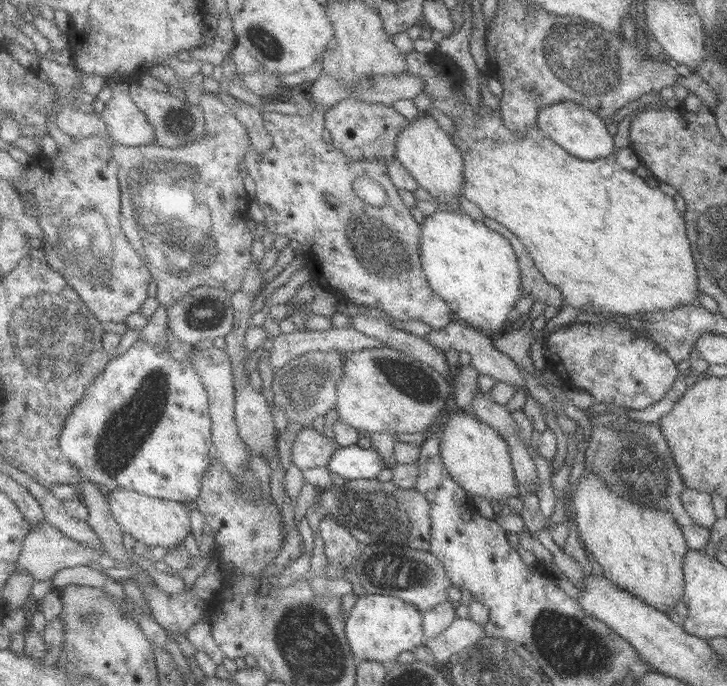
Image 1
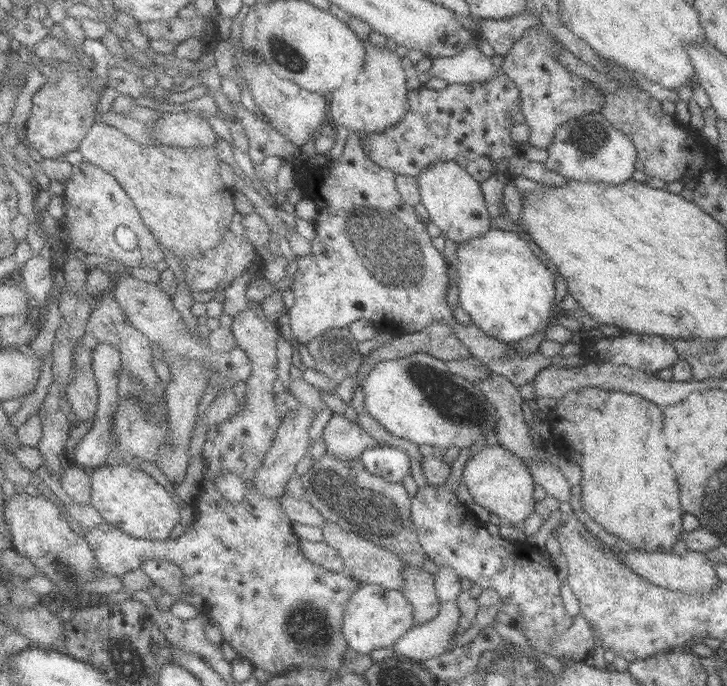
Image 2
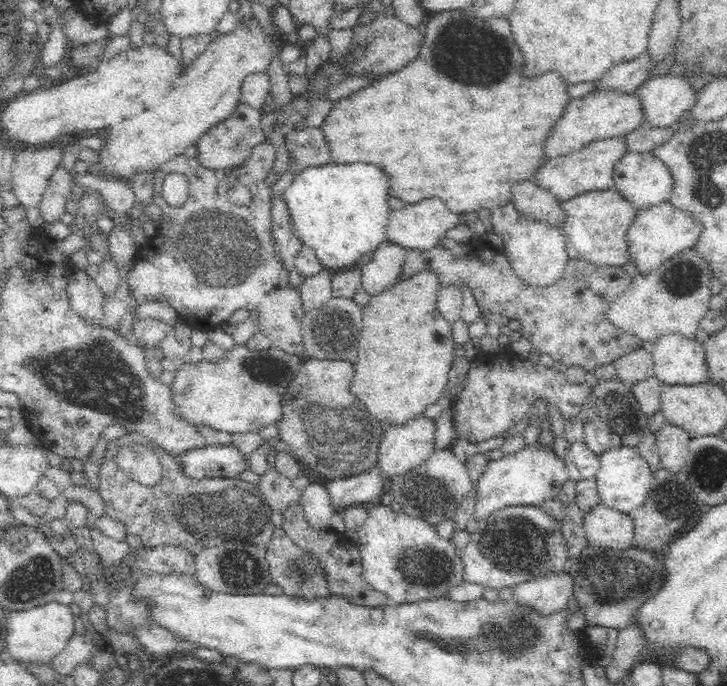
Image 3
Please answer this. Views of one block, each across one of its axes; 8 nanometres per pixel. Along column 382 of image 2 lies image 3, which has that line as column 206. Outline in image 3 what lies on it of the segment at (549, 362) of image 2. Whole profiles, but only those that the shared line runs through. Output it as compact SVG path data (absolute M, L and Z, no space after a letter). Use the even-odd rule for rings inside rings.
M268 140L254 147L252 154L238 166L230 168L206 168L201 161L198 161L193 157L186 157L185 155L174 156L174 158L167 160L164 164L161 164L157 169L157 176L155 178L155 183L153 186L153 196L151 198L151 203L155 203L162 209L161 221L157 226L157 233L148 238L148 240L137 249L137 257L134 259L135 269L128 272L128 283L129 283L129 293L136 298L136 302L142 303L145 301L152 301L155 295L164 295L169 300L170 305L177 311L179 318L192 325L197 325L202 331L207 330L209 332L217 331L222 322L227 322L230 316L232 316L235 310L240 308L245 308L248 311L255 309L259 317L257 321L259 322L260 333L268 336L269 344L276 346L284 350L286 353L296 353L302 356L306 352L306 346L304 345L303 334L302 334L302 317L305 315L305 301L302 298L302 288L298 286L292 286L290 282L290 271L286 267L285 259L282 257L282 249L278 247L278 241L274 239L274 224L272 217L273 208L273 198L272 198L272 187L266 184L266 176L270 174L270 170L274 168L274 160L276 160L276 150L272 143ZM168 173L178 173L183 174L188 181L189 195L186 203L182 207L175 208L174 206L169 206L166 203L162 192L163 178L165 174ZM239 178L243 180L253 192L252 203L248 207L234 207L228 197L224 196L225 189L228 188L228 184L232 179Z

